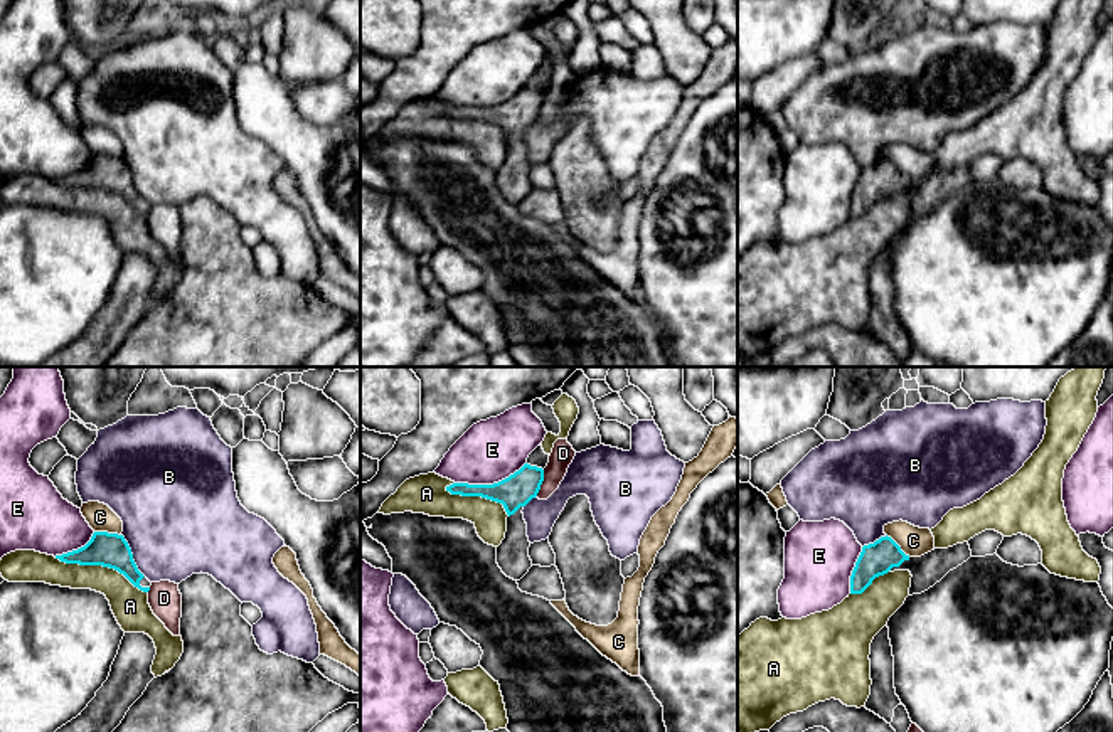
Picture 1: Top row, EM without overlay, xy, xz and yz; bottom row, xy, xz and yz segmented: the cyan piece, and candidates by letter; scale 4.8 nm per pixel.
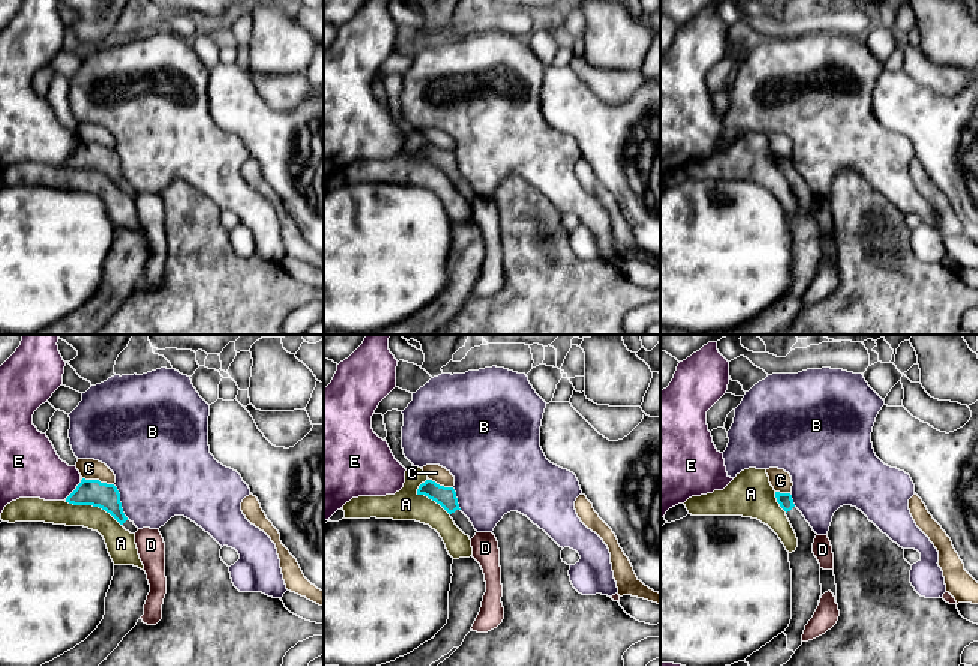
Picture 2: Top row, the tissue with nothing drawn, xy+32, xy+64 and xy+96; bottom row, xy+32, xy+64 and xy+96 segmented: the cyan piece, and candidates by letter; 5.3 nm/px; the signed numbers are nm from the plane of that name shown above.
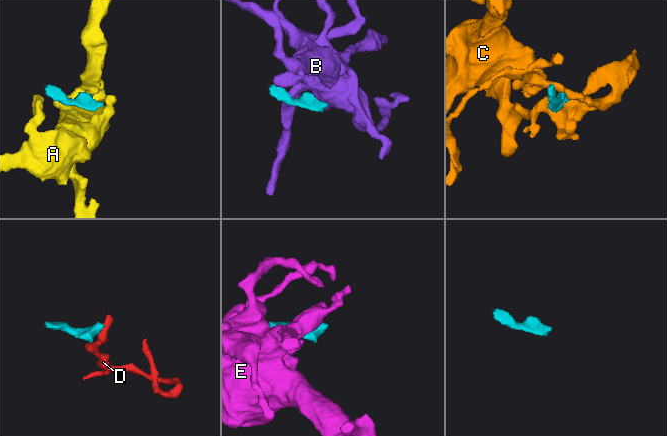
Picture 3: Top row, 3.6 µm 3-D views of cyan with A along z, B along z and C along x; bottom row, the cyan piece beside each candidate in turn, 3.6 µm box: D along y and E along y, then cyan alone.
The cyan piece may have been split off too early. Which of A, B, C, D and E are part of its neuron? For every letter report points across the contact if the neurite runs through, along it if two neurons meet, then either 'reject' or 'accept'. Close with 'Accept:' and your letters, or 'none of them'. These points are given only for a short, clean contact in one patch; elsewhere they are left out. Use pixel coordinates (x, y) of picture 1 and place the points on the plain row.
A: reject
B: reject
C: border along xy (95, 153), (120, 159); reject
D: border along xz (544, 93), (544, 103), (536, 118); reject
E: reject
Accept: none of them

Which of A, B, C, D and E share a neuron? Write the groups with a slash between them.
A / B / C / D / E

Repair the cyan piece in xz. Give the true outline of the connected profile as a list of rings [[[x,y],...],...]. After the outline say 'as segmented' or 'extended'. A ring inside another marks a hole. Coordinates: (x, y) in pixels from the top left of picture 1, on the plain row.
[[[539,67],[527,81],[527,86],[509,101],[493,108],[468,108],[453,106],[446,109],[451,118],[482,119],[502,126],[507,135],[507,155],[502,167],[497,170],[497,187],[502,195],[520,204],[532,183],[529,180],[527,146],[524,143],[524,130],[537,119],[544,104],[544,91],[549,86],[549,77]]]; extended

